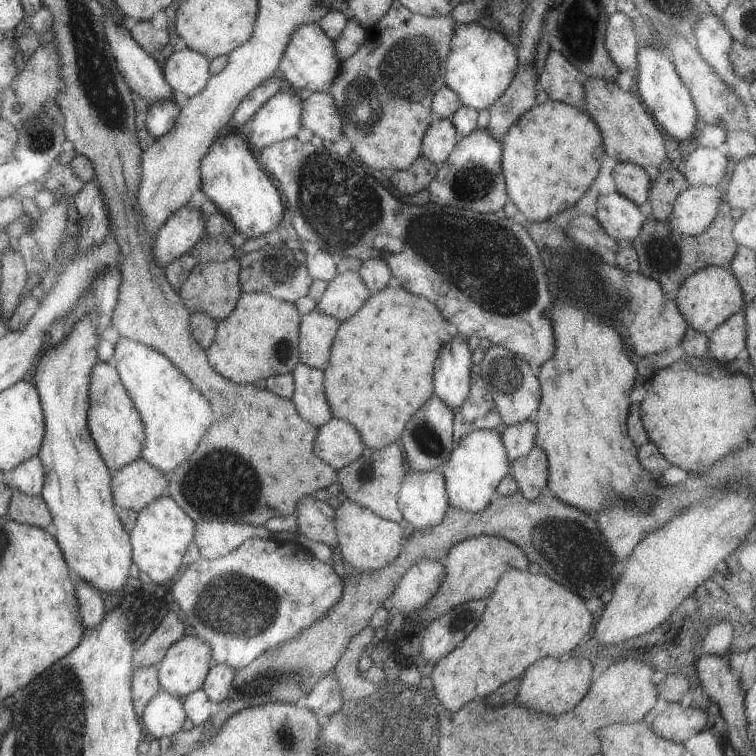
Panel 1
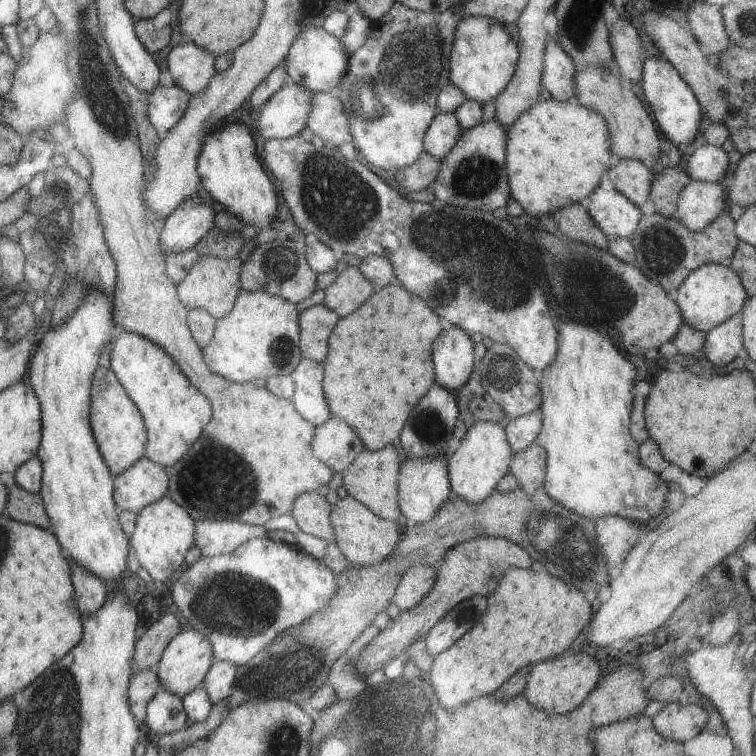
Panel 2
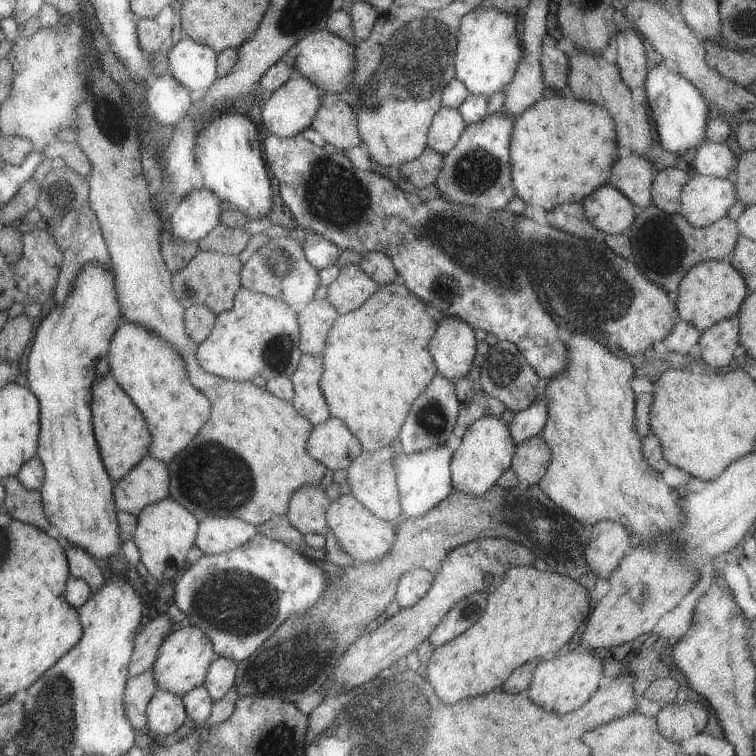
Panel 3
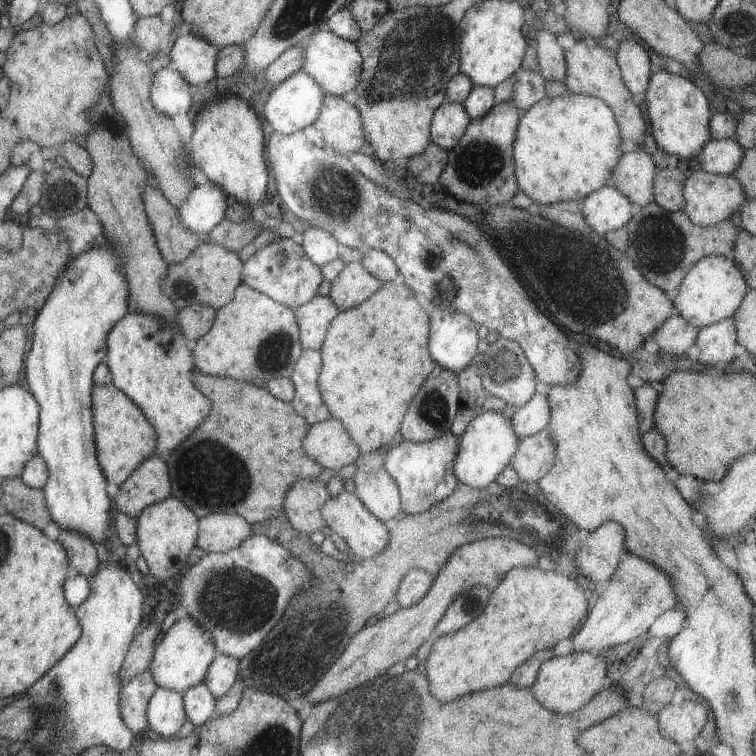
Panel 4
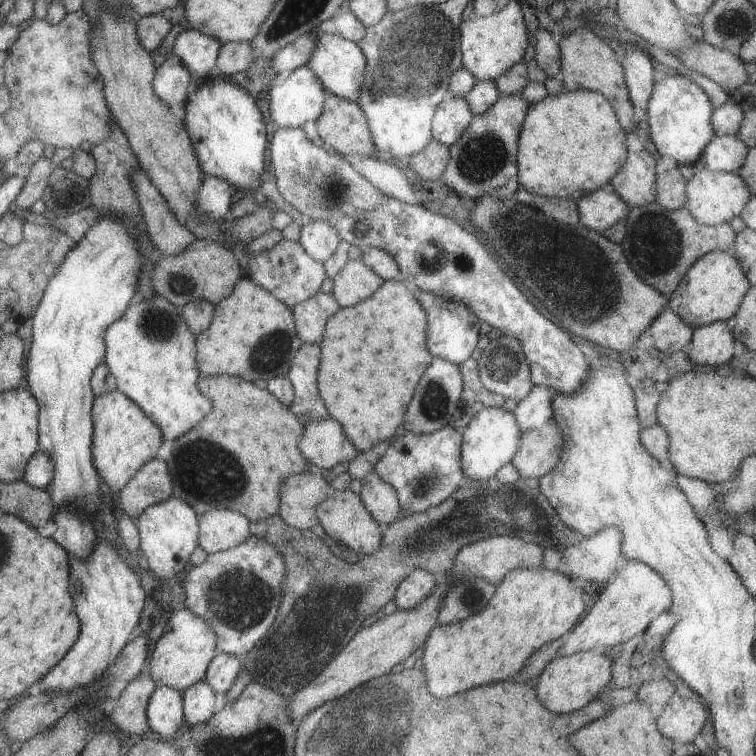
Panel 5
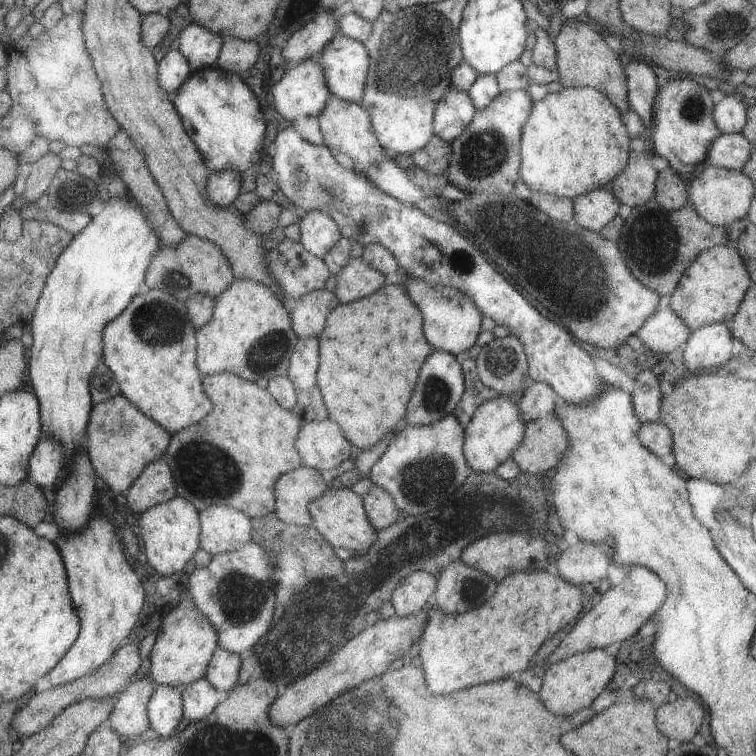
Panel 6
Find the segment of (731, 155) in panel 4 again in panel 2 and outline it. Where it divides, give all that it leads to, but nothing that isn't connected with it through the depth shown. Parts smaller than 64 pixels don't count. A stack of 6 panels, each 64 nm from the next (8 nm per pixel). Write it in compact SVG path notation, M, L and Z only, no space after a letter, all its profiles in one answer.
M699 146L695 152L691 152L689 158L685 158L683 172L689 176L691 182L717 184L719 180L723 180L727 164L729 162L723 148Z

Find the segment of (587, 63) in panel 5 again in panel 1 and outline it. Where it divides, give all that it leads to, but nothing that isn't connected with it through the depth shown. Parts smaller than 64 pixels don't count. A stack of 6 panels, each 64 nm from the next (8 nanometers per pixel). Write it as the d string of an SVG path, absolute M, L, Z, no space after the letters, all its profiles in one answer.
M585 80L585 98L583 98L583 112L591 116L601 132L601 146L603 152L617 160L617 164L635 164L641 166L651 182L659 174L659 166L667 160L667 146L661 136L661 130L653 116L645 110L637 96L629 92L621 92L617 84L605 80Z

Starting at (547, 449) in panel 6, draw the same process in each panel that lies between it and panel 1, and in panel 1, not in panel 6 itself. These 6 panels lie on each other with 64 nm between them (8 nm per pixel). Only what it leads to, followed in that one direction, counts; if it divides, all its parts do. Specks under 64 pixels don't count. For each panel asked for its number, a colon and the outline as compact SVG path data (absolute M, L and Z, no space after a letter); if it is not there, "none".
1: M535 446L527 456L509 464L509 476L513 476L527 502L537 500L541 494L547 494L547 454Z
2: M539 444L527 446L527 450L517 452L511 460L509 472L515 476L519 488L533 496L545 482L545 468L547 468L547 454Z
3: M539 436L531 438L525 444L519 444L511 460L511 470L517 476L517 482L529 488L537 486L547 470L549 458L551 458L551 452Z
4: M545 430L523 438L509 462L509 468L517 474L519 482L537 484L551 464L555 462L555 446L547 438Z
5: M555 422L543 424L535 432L525 432L519 442L519 450L511 458L511 464L523 480L539 480L547 476L559 462L563 438Z

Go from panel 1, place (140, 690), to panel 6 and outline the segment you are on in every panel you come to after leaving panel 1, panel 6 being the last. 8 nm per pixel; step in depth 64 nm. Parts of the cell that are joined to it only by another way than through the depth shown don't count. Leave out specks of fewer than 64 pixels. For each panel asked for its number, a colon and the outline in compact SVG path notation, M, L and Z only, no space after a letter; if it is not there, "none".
2: M151 666L147 670L135 672L129 678L129 688L127 688L127 698L129 698L129 708L133 712L133 718L141 724L145 716L145 706L151 702L151 698L161 690L161 684L157 680L157 666Z
3: M145 670L127 680L125 694L123 694L123 706L125 706L127 720L131 722L131 726L135 730L139 730L147 724L145 708L157 690L159 690L159 686L153 678L153 670Z
4: M143 670L141 674L137 674L135 678L131 678L119 694L119 710L121 710L121 718L123 724L137 736L139 732L145 730L147 726L147 704L151 700L151 696L155 694L157 686L149 674L149 670Z
5: M143 666L141 672L121 690L121 694L115 702L115 708L111 712L113 724L119 730L127 732L129 736L131 734L147 736L149 726L147 726L145 710L147 710L149 698L155 690L157 690L157 684L153 682L149 668Z
6: M143 674L131 680L127 688L123 688L123 692L119 694L115 708L107 718L107 726L115 730L121 736L121 740L141 736L149 728L147 702L151 700L153 690L153 680L147 674Z

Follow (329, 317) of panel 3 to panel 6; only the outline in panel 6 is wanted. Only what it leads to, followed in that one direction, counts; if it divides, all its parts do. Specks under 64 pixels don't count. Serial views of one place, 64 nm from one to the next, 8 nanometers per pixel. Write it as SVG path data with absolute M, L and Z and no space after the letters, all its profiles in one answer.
M315 290L291 304L291 328L299 338L319 338L325 316L339 306L333 292Z

